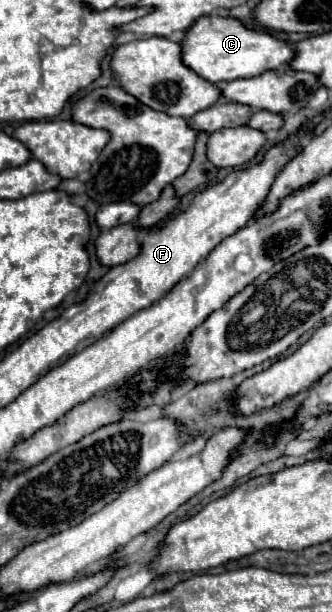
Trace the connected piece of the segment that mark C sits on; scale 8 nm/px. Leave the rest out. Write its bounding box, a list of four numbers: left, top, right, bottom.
[182,17,296,83]

